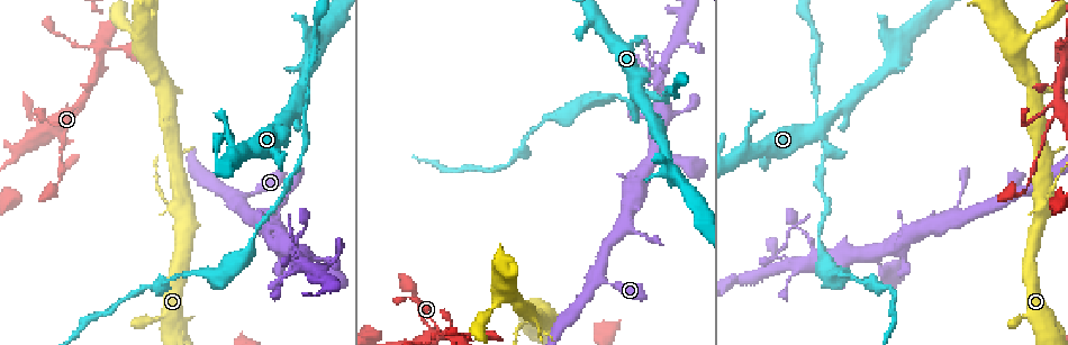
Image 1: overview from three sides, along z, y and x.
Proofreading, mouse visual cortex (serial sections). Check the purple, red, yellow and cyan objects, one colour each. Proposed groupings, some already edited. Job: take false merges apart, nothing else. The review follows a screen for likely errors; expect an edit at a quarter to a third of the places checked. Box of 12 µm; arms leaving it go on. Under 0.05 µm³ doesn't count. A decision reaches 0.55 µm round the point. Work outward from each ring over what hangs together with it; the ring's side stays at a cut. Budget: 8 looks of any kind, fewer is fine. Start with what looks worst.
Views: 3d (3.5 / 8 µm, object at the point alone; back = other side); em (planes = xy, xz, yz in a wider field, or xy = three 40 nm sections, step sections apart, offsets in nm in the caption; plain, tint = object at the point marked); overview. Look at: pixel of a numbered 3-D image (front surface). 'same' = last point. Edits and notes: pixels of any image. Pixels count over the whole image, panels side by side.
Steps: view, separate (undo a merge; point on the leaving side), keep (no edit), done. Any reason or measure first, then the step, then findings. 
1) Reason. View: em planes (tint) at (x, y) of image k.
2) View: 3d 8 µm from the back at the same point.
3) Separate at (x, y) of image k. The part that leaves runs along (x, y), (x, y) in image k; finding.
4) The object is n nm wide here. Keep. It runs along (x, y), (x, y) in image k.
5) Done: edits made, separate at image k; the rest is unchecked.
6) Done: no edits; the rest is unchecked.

A narrow waist. View: 3d 8 µm at (1055, 104) of image 1.

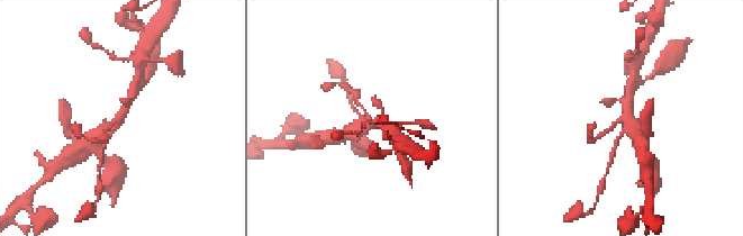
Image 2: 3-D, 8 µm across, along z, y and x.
View: 3d 3.5 µm from the back at (371, 118) of image 2.

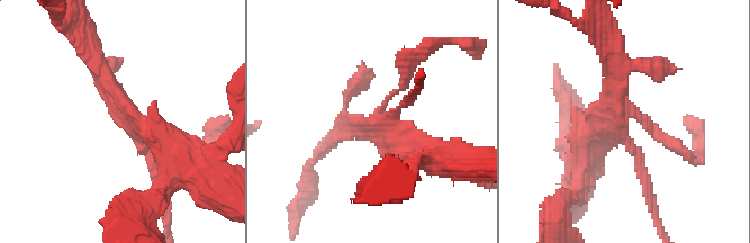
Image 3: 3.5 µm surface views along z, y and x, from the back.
4 arms meet here; the arms are 150, 150, 250, 300 nm wide; now the EM. View: em planes (tint) at (375, 122) of image 3.

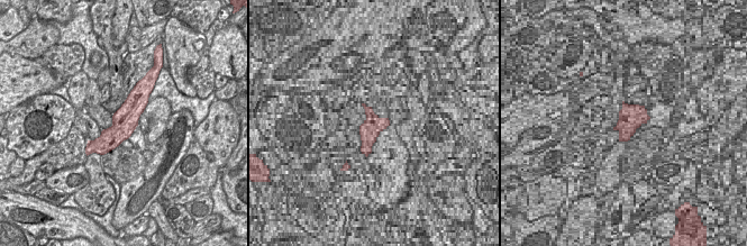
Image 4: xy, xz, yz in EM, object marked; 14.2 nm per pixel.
Keep. It runs along (407, 70), (376, 122), (427, 153) in image 3; one cell here.

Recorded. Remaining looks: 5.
Abrupt turn. View: 3d 3.5 µm at (435, 335) of image 1.

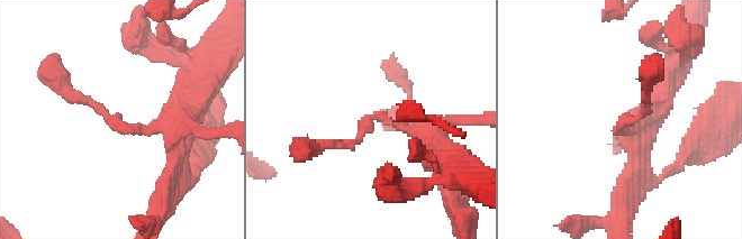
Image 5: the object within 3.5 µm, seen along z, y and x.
The arms are 150, 250 nm wide. View: em xy step 1 (tint) at (618, 129) of image 5.

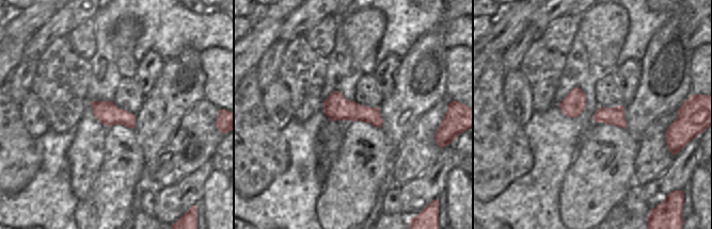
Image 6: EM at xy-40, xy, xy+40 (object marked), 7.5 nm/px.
The object is 190 nm wide here. Keep. It runs along (179, 146), (172, 129), (120, 129), (72, 94) in image 5; one cell here.

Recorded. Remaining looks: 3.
Small branch off a trunk. View: 3d 8 µm at (1040, 213) of image 1.

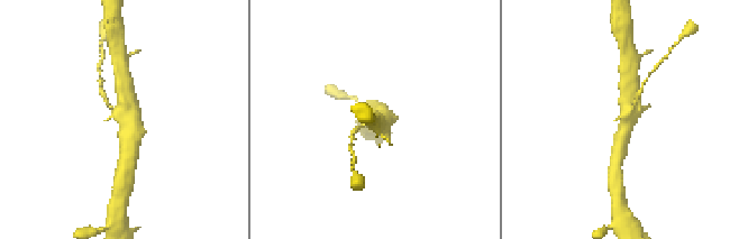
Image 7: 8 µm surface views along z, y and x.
Shape alone is not enough. View: em xy step 5 (tint) at (119, 118) of image 7.

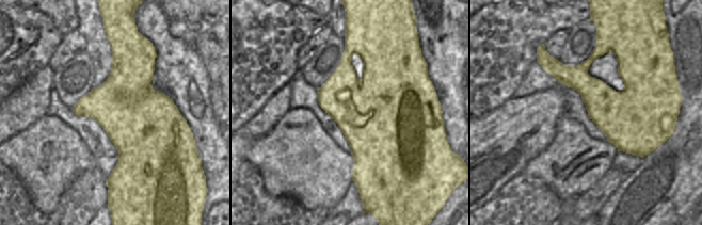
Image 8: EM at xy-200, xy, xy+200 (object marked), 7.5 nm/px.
The object is 700 nm wide here. Separate at (101, 91) of image 7. The part that leaves runs along (110, 107), (101, 91), (99, 65) in image 7; a second cell is stuck on.

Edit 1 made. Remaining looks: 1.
Done: edits made, separate at image 7; the rest is unchecked.

